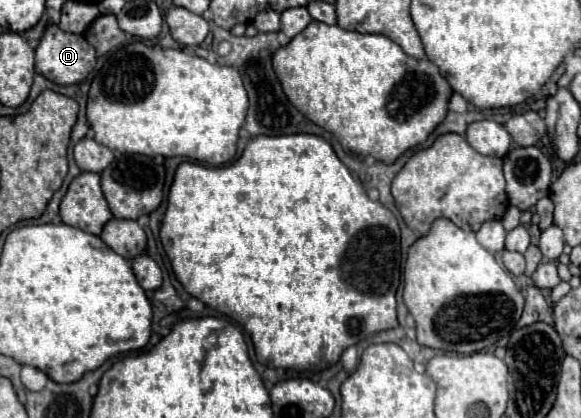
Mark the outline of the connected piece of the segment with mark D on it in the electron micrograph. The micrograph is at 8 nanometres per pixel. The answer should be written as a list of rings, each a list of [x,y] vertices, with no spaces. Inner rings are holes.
[[[50,25],[44,31],[40,45],[36,49],[36,71],[40,75],[60,85],[74,85],[74,83],[84,83],[94,65],[96,65],[96,51],[82,35],[66,33],[58,25]]]

